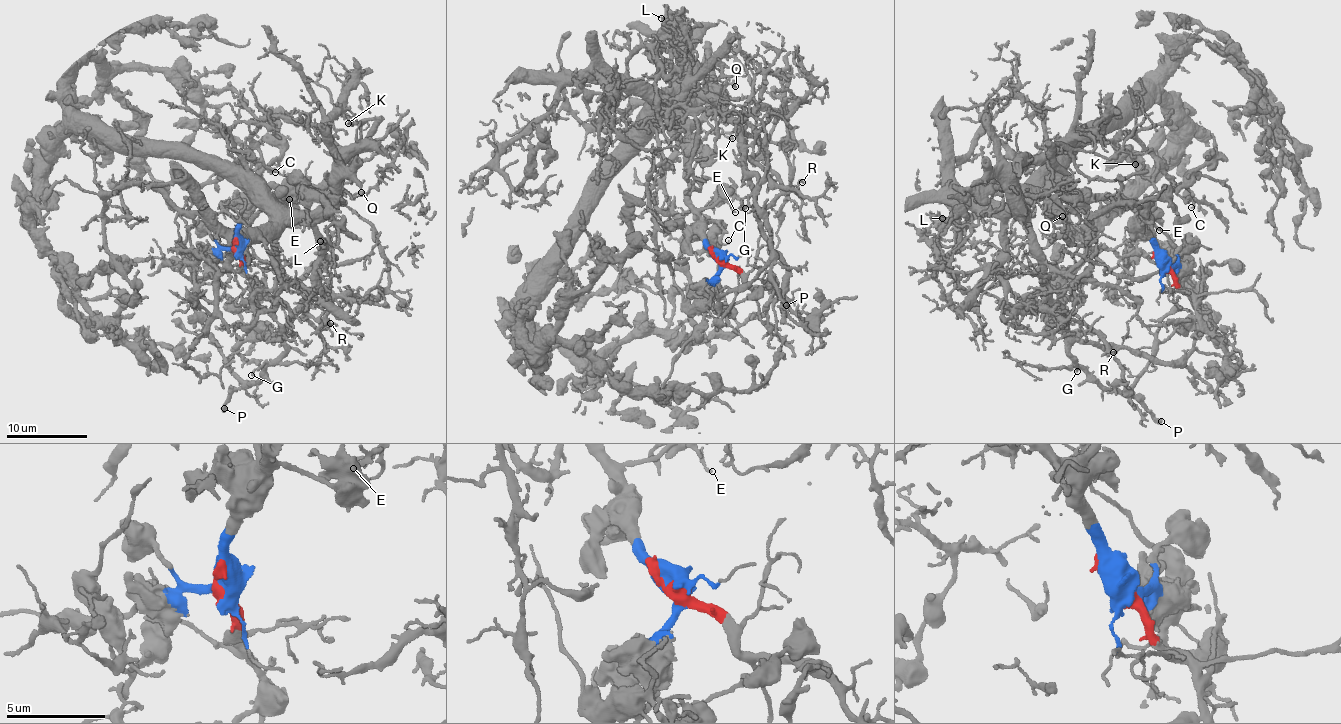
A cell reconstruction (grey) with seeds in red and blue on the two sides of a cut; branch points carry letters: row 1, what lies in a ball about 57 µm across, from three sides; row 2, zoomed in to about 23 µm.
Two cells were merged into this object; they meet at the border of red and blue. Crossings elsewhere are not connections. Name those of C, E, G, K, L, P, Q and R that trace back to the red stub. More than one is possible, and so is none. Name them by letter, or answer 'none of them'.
G, P, R

